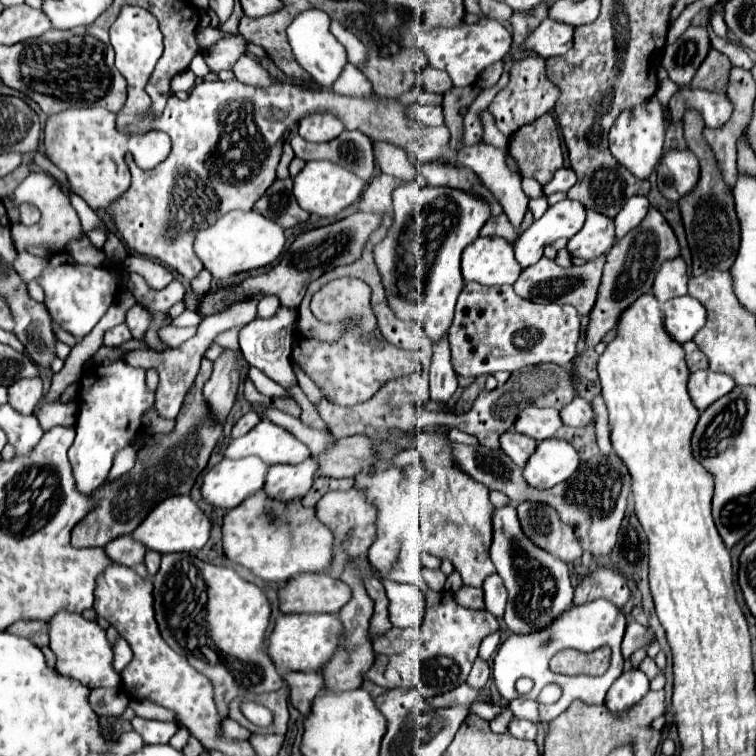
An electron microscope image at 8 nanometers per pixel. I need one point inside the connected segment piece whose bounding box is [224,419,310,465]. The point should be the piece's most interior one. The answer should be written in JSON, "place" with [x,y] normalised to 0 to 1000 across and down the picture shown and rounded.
{"place":[358,586]}

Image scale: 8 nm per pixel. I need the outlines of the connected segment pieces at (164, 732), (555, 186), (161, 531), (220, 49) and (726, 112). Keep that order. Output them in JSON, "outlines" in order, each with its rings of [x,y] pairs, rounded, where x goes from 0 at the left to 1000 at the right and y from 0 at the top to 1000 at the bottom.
{"outlines":[[[[188,948],[175,951],[175,962],[188,972],[193,983],[222,983],[228,972],[235,967],[235,956],[228,954],[198,954]]],[[[743,221],[743,224],[735,226],[733,237],[725,245],[720,245],[720,255],[722,258],[730,258],[735,253],[746,253],[749,255],[759,242],[762,242],[762,229],[754,221]]],[[[233,655],[214,663],[198,681],[180,697],[175,710],[209,731],[238,731],[238,729],[262,729],[272,721],[278,710],[278,687],[265,676],[265,671],[251,660],[251,655]]],[[[307,46],[307,49],[299,49],[299,52],[278,60],[272,73],[270,73],[272,83],[278,86],[278,91],[283,97],[306,93],[310,89],[310,81],[315,78],[312,65],[325,65],[325,54],[320,52],[320,46],[315,46],[315,52]]],[[[905,112],[889,126],[889,131],[884,136],[886,163],[902,160],[905,147],[910,147],[910,144],[923,147],[929,152],[934,168],[947,171],[947,168],[955,168],[966,157],[971,139],[963,131],[963,126],[942,123],[934,118],[915,118],[913,112]]]]}

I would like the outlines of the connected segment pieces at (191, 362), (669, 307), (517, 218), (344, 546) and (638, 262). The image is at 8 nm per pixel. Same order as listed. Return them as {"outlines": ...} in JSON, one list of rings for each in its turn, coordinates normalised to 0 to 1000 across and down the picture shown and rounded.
{"outlines":[[[[325,396],[323,401],[310,401],[307,406],[302,406],[302,411],[294,411],[291,417],[275,417],[272,422],[267,422],[265,433],[262,433],[262,440],[249,448],[246,454],[241,454],[238,459],[233,462],[220,462],[220,464],[201,464],[201,462],[190,462],[190,464],[169,464],[164,478],[169,483],[177,483],[177,485],[190,485],[193,491],[196,488],[204,488],[209,493],[209,515],[206,515],[206,541],[212,544],[214,552],[222,552],[222,554],[233,554],[238,538],[241,538],[241,530],[249,520],[249,515],[254,512],[259,496],[262,496],[262,488],[265,488],[265,478],[270,472],[270,464],[280,456],[280,448],[291,440],[291,438],[299,438],[310,430],[323,430],[323,427],[331,427],[339,422],[339,406],[341,406],[344,396]]],[[[913,390],[876,401],[873,411],[878,417],[878,433],[884,443],[897,454],[913,451],[918,440],[934,427],[934,409],[926,398],[915,396]]],[[[632,187],[630,192],[611,194],[606,200],[606,216],[630,229],[630,234],[638,239],[638,245],[646,247],[648,255],[659,263],[659,269],[664,271],[675,295],[685,303],[690,290],[693,290],[693,282],[698,276],[698,261],[693,258],[693,253],[688,247],[688,231],[683,226],[677,226],[669,216],[669,197],[661,197],[661,194],[653,194],[653,192],[643,192],[640,187]]],[[[460,647],[460,649],[437,649],[431,652],[423,663],[421,663],[421,671],[418,671],[418,681],[421,687],[434,697],[439,700],[442,705],[442,726],[439,726],[439,745],[434,750],[434,761],[442,761],[444,766],[450,766],[455,750],[458,750],[458,742],[460,739],[468,739],[471,734],[479,734],[487,729],[487,724],[495,718],[497,713],[497,671],[492,671],[487,663],[484,663],[484,655],[474,647]]],[[[868,274],[857,276],[857,284],[849,290],[849,295],[844,300],[839,300],[836,306],[831,306],[831,311],[825,311],[825,316],[815,319],[815,324],[804,332],[802,337],[802,351],[799,351],[799,366],[791,382],[791,396],[786,409],[780,411],[780,425],[775,433],[775,459],[786,462],[794,448],[815,433],[823,411],[828,406],[833,406],[847,390],[857,388],[862,382],[865,366],[870,361],[870,356],[876,353],[878,345],[892,343],[899,337],[897,329],[897,319],[894,311],[889,306],[889,300],[881,295],[881,290],[876,287],[876,282]]]]}

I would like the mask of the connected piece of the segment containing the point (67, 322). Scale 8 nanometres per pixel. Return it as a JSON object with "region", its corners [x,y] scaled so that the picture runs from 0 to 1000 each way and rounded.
{"region":[[[74,335],[66,340],[66,351],[53,364],[53,374],[61,385],[61,406],[69,417],[69,422],[90,440],[95,440],[103,451],[114,446],[124,430],[135,422],[140,409],[151,401],[156,388],[156,372],[151,361],[146,361],[138,353],[122,353],[122,351],[98,351],[93,353],[93,337],[90,335]]]}

